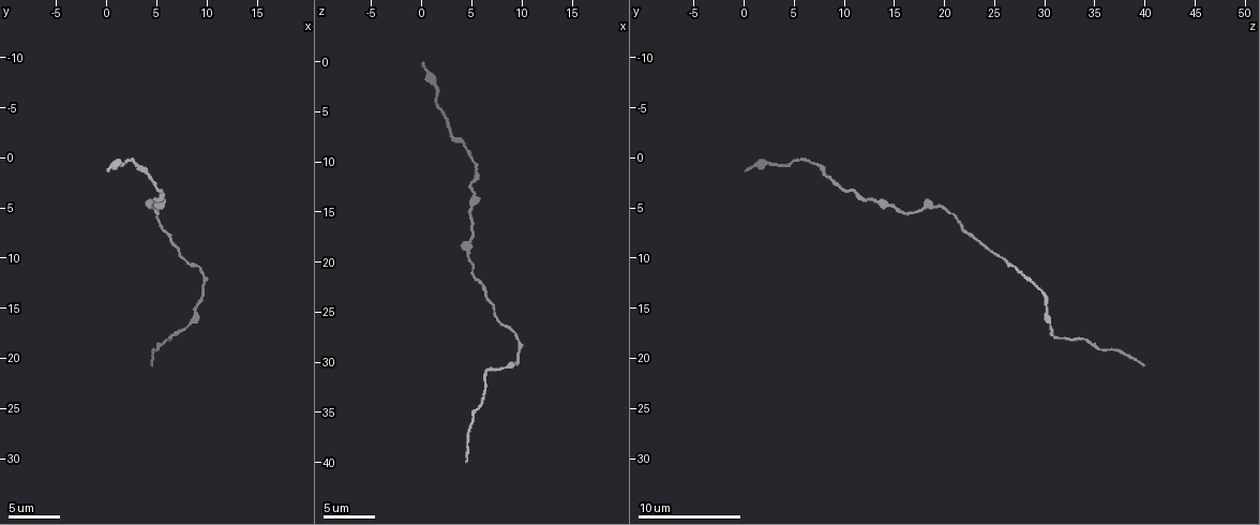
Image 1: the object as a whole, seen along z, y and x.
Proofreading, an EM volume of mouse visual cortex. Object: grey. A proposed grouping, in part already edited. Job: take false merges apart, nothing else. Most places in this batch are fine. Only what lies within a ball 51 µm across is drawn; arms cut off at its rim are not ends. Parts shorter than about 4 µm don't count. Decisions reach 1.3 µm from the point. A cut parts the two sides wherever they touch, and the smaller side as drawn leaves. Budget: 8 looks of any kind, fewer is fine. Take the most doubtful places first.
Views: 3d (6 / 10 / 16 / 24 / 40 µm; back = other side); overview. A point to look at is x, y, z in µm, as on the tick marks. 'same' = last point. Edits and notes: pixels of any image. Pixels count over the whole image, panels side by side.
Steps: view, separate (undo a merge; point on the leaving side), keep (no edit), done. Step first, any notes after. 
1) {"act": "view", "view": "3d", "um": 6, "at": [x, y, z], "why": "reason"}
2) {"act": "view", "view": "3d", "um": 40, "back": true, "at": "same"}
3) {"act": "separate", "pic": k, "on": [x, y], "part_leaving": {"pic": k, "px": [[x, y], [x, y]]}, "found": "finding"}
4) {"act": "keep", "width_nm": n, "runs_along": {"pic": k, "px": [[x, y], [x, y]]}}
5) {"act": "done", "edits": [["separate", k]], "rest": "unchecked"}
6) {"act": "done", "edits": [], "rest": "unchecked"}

{"act": "view", "view": "3d", "um": 10, "at": [9.0, 14.6, 30.2], "why": "calibre changes"}

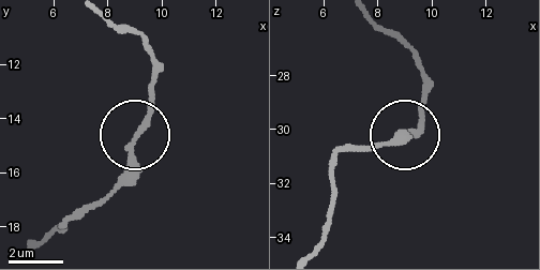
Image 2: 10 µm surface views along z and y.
{"act": "view", "view": "3d", "um": 6, "at": "same"}

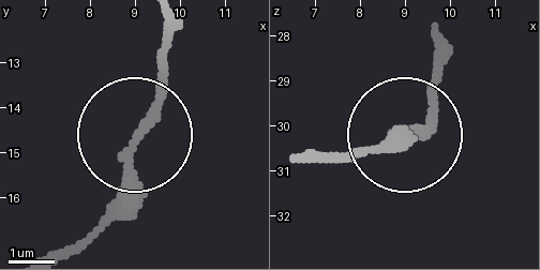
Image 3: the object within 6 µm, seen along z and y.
{"act": "keep", "runs_along": {"pic": 3, "px": [[167, 25], [167, 83], [133, 151], [129, 197], [90, 240]]}, "found": "one neuron here"}

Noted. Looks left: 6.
{"act": "view", "view": "3d", "um": 6, "at": [6.4, 18.0, 31.0], "why": "sudden change in width"}

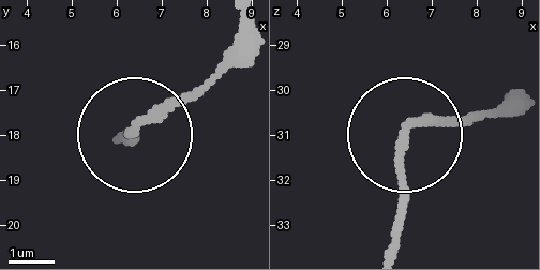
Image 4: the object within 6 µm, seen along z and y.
{"act": "keep", "runs_along": {"pic": 4, "px": [[520, 93], [416, 128], [393, 251]]}, "found": "all the same neuron"}

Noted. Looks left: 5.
{"act": "view", "view": "3d", "um": 6, "at": [5.2, 5.4, 17.6], "why": "thick turns thin"}

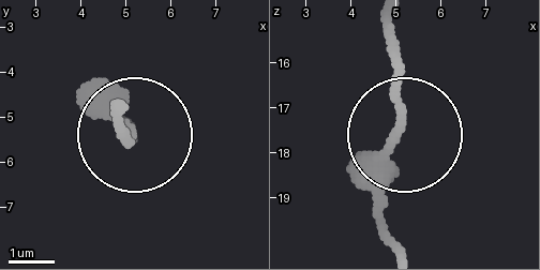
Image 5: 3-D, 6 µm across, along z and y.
{"act": "view", "view": "3d", "um": 6, "back": true, "at": "same", "why": "from behind"}

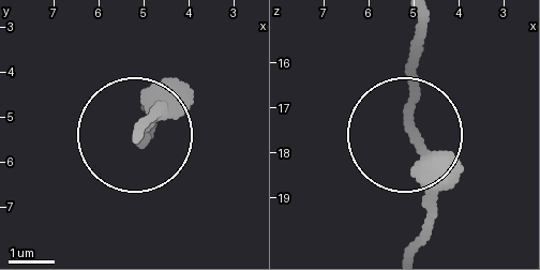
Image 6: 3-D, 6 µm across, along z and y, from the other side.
{"act": "keep", "found": "all the same neuron"}

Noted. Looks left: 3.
{"act": "view", "view": "3d", "um": 6, "at": [8.0, 10.0, 26.0], "why": "calibre changes"}

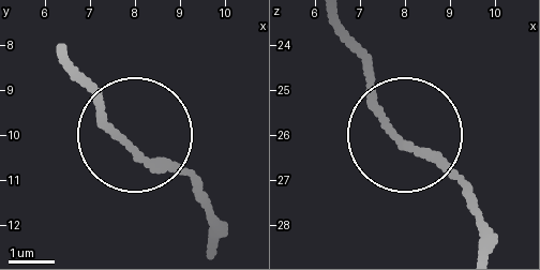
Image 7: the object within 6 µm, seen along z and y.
{"act": "keep", "found": "continuous, no second neuron"}

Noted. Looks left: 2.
{"act": "done", "edits": [], "rest": "unchecked"}

